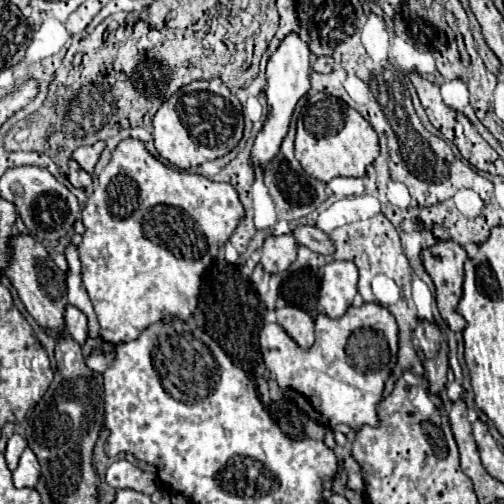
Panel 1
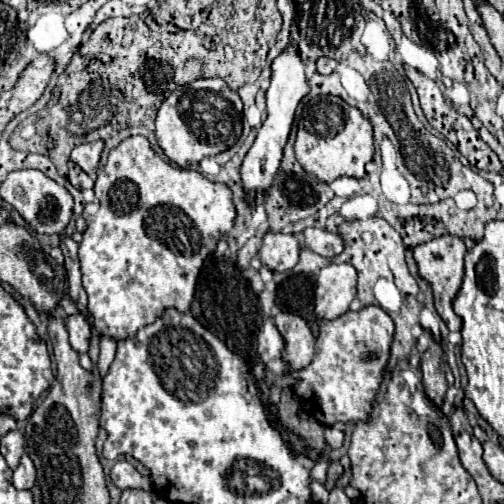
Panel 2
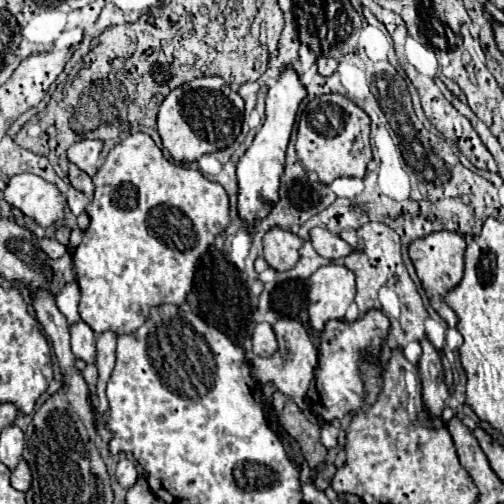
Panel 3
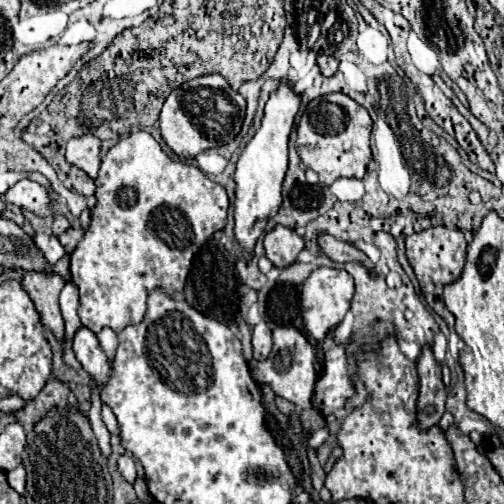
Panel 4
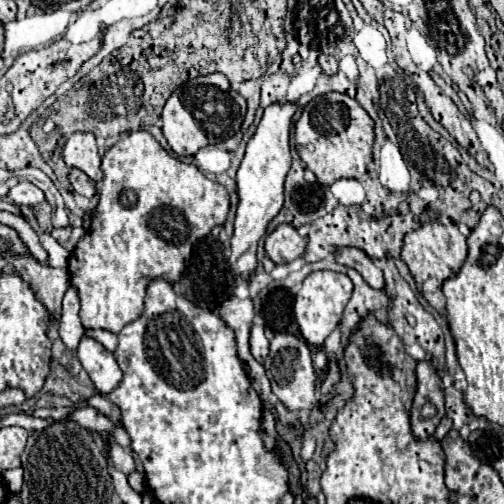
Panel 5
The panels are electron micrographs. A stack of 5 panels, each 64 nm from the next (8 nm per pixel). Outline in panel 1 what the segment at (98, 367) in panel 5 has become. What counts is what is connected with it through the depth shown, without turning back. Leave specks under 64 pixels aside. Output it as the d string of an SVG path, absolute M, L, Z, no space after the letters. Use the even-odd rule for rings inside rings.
M68 304L66 306L66 332L78 342L84 344L88 338L88 322L86 322L86 314L82 310L78 310L76 306Z

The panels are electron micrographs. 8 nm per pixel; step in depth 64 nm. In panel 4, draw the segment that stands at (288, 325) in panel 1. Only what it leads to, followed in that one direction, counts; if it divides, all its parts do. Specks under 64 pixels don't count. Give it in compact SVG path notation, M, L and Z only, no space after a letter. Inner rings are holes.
M274 326L272 330L274 336L274 348L270 352L270 356L266 360L252 360L252 374L258 382L272 386L272 390L290 400L296 408L306 410L312 406L312 392L314 392L314 382L316 382L316 370L314 370L314 362L316 362L316 354L312 344L306 340L306 336L296 330L294 326Z

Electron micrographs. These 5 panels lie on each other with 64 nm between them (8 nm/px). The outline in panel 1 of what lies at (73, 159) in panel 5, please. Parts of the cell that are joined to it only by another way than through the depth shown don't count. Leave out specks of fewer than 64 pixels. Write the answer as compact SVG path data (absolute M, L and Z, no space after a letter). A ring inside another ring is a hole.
M96 142L96 144L92 144L92 146L82 146L82 148L78 148L78 150L74 152L74 160L76 160L88 174L92 174L92 172L94 172L94 166L96 166L102 150L104 150L104 146L106 146L104 142Z

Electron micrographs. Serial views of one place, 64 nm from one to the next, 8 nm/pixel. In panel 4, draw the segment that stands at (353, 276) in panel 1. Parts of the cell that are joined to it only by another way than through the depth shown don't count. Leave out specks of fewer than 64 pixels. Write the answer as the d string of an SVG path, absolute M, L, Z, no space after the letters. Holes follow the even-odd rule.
M318 268L316 272L312 272L302 288L302 318L306 332L314 340L322 340L330 328L338 326L344 320L352 296L354 296L354 280L348 272L338 268Z

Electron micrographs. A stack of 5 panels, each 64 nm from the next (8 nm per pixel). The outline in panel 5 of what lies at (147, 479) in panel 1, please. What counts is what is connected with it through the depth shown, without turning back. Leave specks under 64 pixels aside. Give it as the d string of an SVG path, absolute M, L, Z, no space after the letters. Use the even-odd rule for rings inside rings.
M110 436L110 456L112 456L112 460L114 460L114 466L122 472L122 474L126 474L126 476L130 476L134 470L136 470L136 466L134 466L134 458L132 458L132 454L128 452L128 450L124 450L122 446L118 446L116 442L114 442L114 438Z

